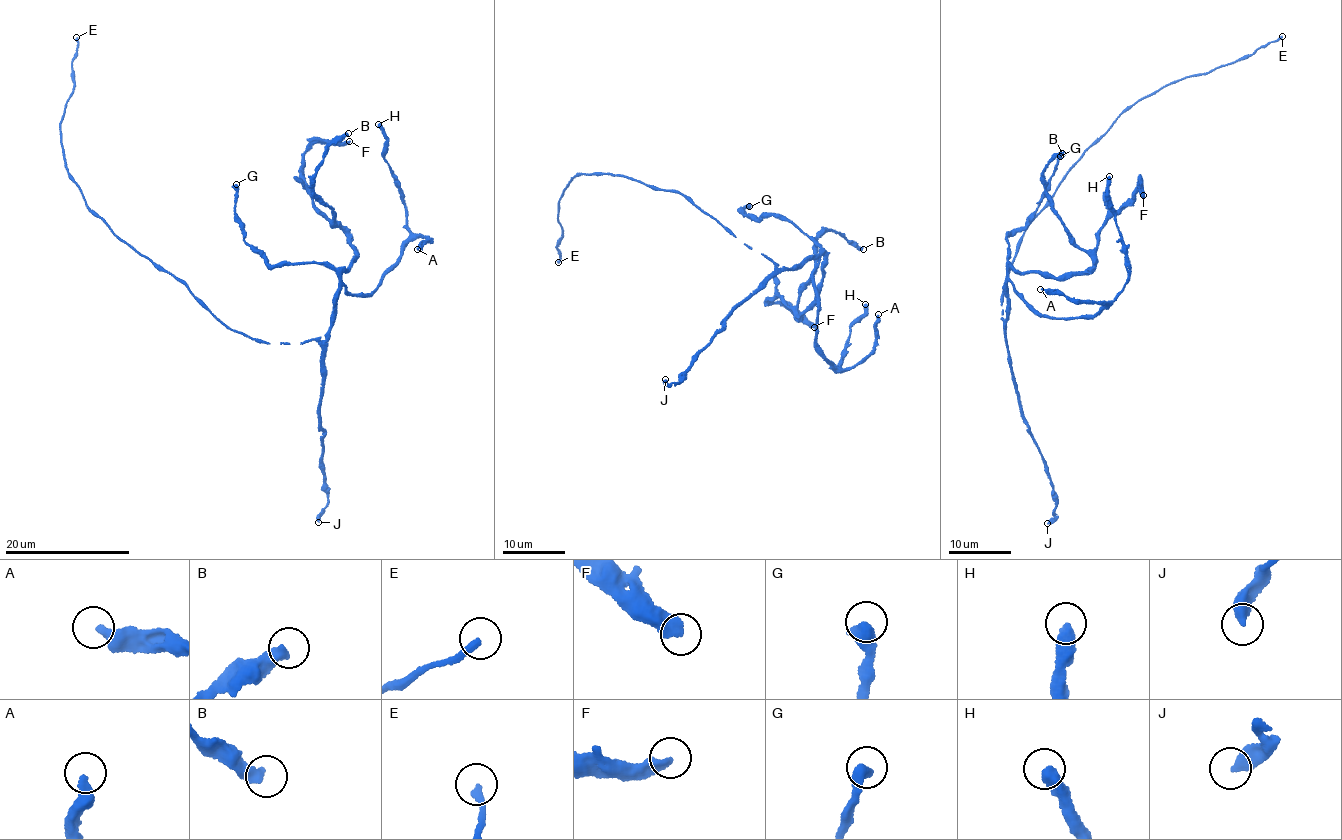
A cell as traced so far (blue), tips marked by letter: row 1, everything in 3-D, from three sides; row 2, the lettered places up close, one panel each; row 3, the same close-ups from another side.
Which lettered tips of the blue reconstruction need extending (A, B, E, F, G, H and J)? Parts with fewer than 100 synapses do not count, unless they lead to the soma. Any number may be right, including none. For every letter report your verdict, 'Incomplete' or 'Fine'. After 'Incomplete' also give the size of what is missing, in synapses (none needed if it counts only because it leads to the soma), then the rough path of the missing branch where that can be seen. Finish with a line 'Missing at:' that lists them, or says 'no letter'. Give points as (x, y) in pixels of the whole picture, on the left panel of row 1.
A: Fine
B: Fine
E: Incomplete. Roughly 200 synapses
F: Fine
G: Fine
H: Fine
J: Fine
Missing at: E

